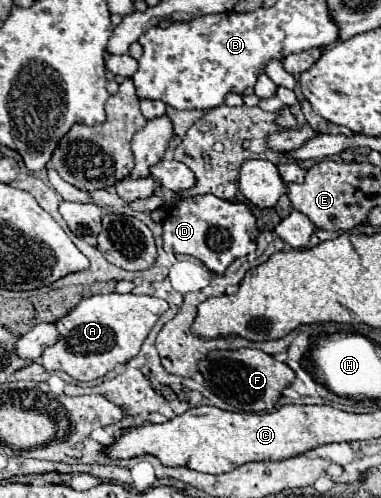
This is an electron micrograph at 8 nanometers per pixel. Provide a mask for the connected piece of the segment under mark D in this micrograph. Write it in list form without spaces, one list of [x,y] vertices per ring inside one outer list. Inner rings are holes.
[[[196,195],[180,199],[162,221],[164,247],[200,259],[210,271],[224,273],[226,267],[242,255],[256,251],[256,217],[244,203],[232,203],[214,195]]]

